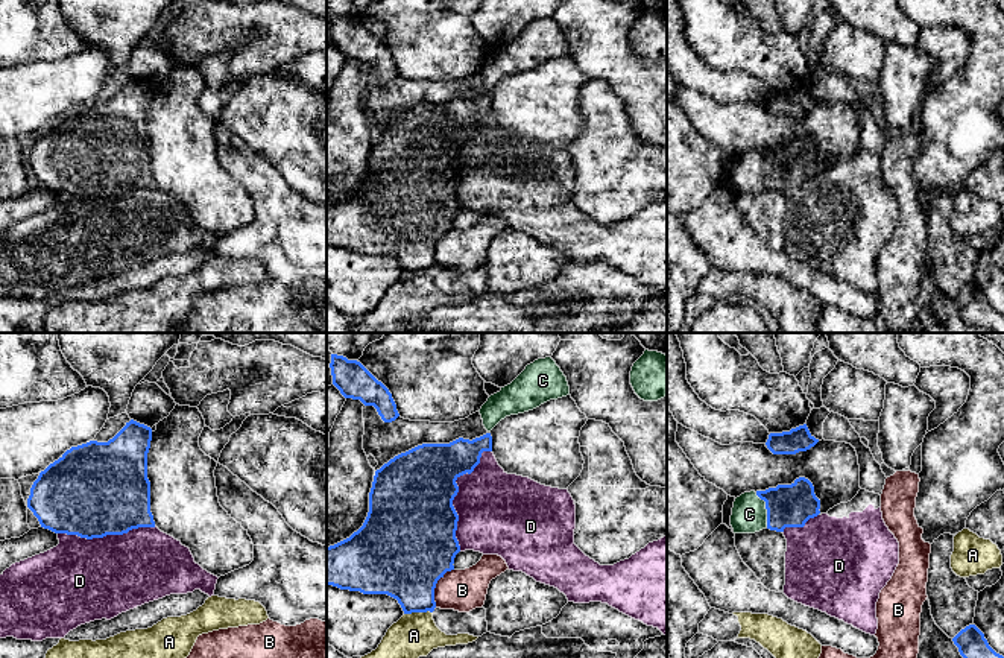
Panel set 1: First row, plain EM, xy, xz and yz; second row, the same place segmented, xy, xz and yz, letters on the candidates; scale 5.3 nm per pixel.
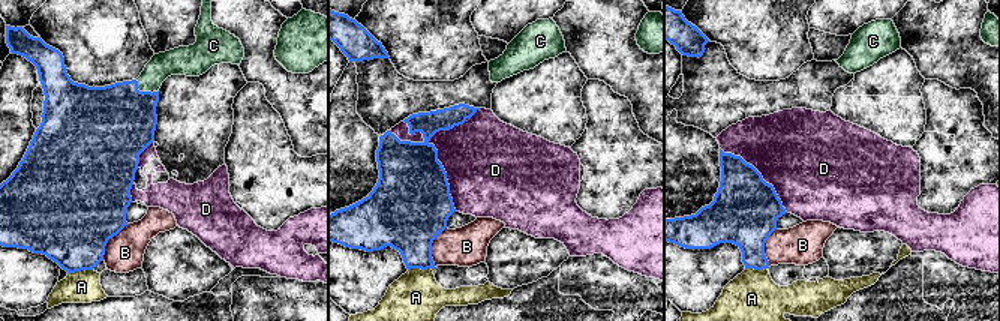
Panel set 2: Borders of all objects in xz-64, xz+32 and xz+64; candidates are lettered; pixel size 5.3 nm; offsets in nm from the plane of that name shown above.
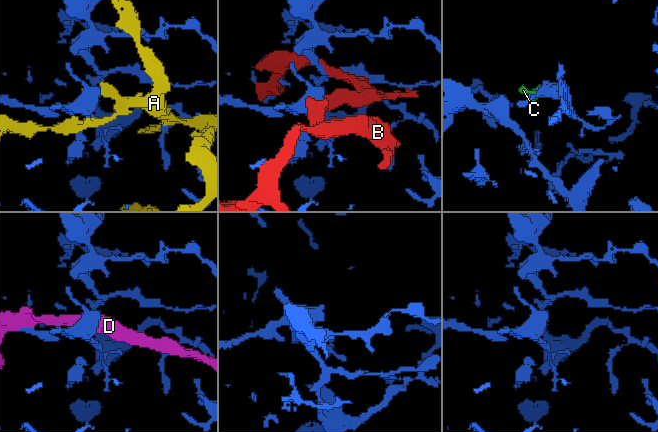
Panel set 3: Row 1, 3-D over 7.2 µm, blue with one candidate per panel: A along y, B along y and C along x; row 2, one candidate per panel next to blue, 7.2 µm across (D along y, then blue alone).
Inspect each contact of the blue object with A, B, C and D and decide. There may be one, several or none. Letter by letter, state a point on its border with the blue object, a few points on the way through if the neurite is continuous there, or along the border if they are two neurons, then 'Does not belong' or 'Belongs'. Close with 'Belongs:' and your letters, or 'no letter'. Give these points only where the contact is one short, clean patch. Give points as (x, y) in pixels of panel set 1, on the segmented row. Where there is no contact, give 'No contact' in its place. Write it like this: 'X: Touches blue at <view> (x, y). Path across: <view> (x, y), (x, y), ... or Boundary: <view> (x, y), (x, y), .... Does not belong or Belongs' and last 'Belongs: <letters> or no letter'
A: Touches blue at xz (418, 611). Does not belong
B: Touches blue at xz (435, 587). Does not belong
C: Touches blue at yz (766, 508). Path across: yz (793, 505), (766, 508), (749, 514). Belongs
D: Touches blue at xz (456, 494). Does not belong
Belongs: C

